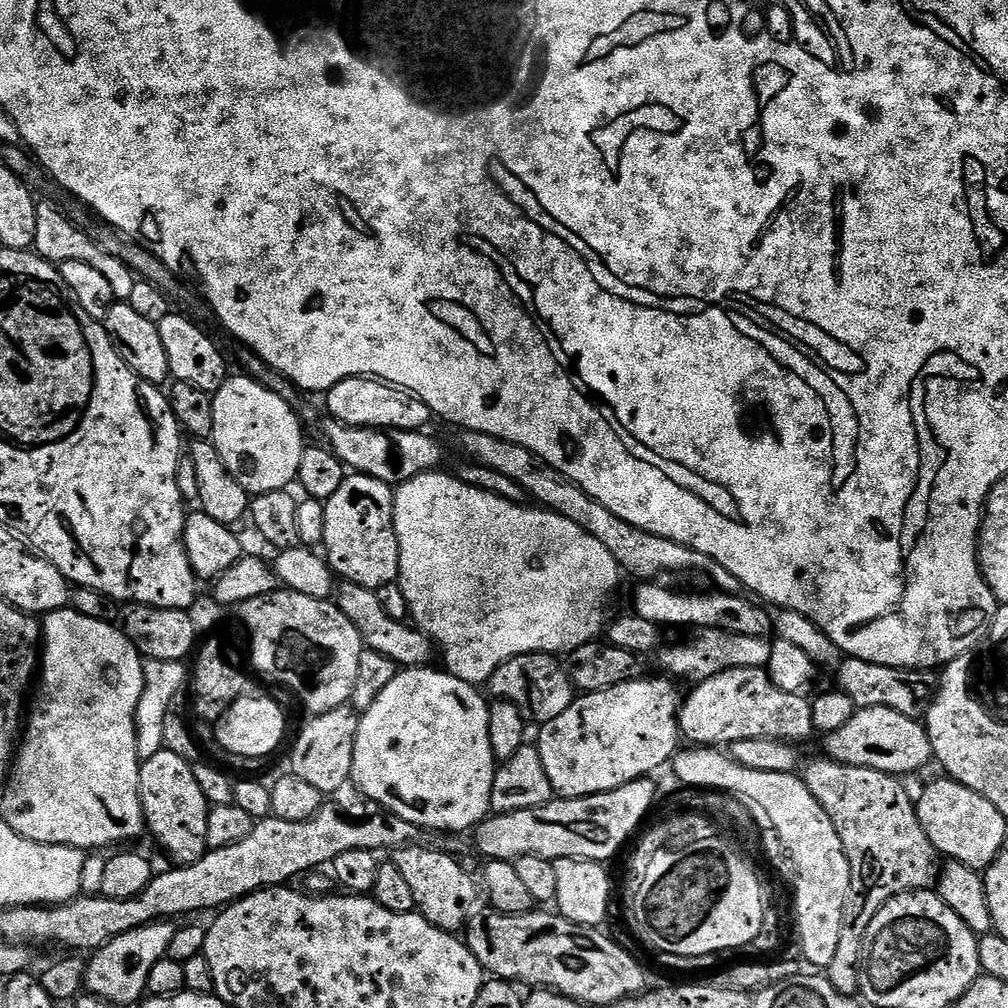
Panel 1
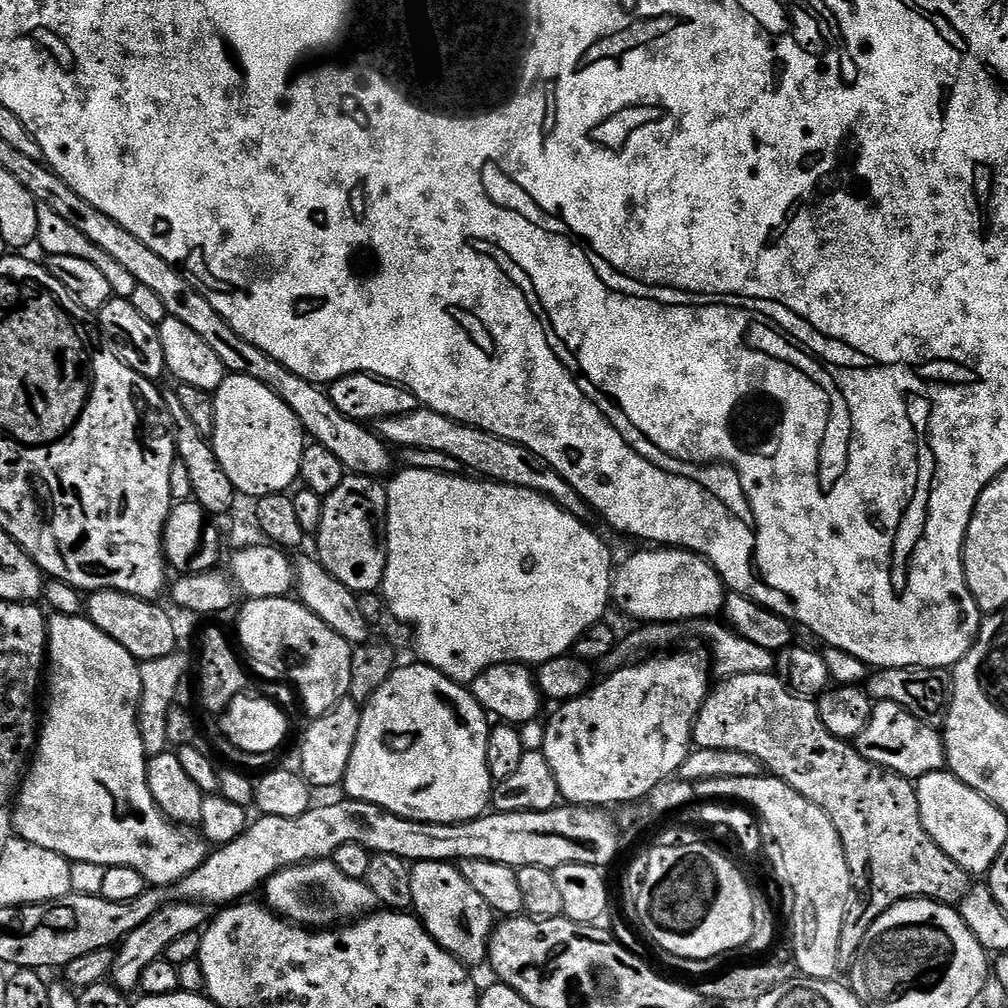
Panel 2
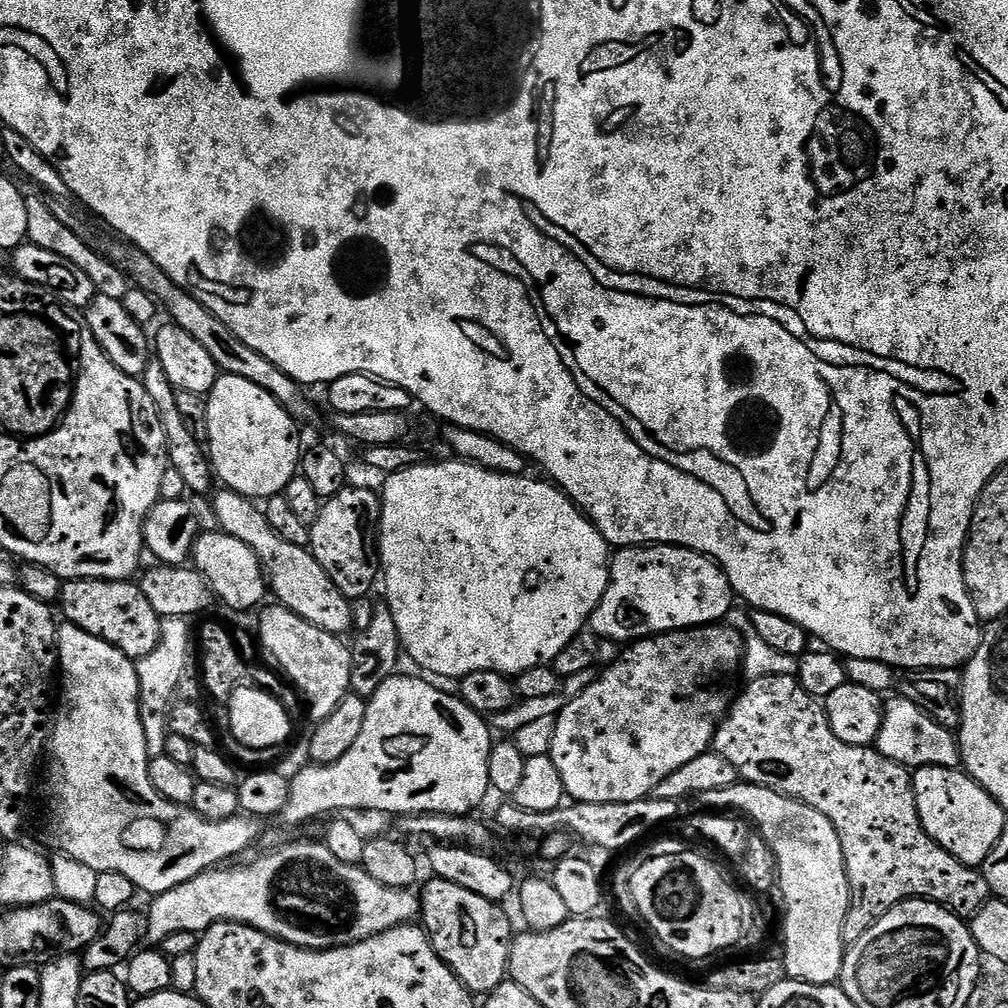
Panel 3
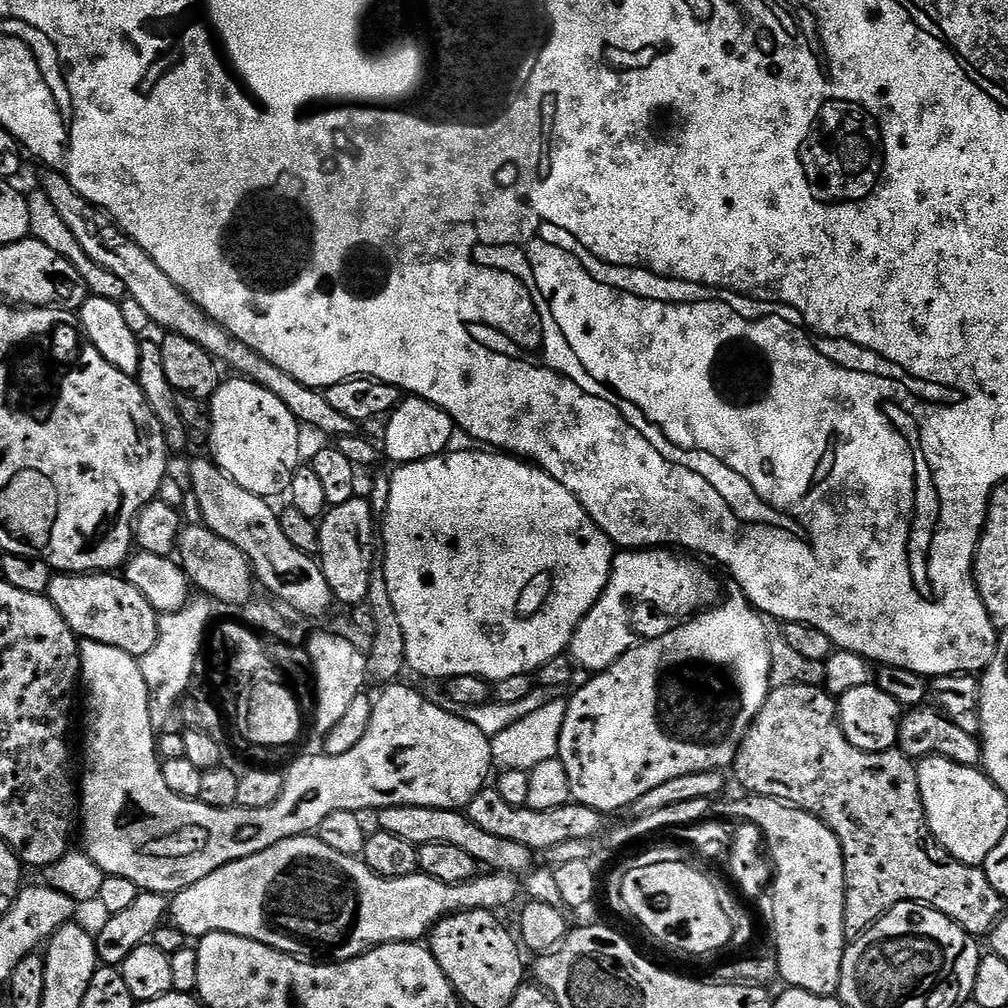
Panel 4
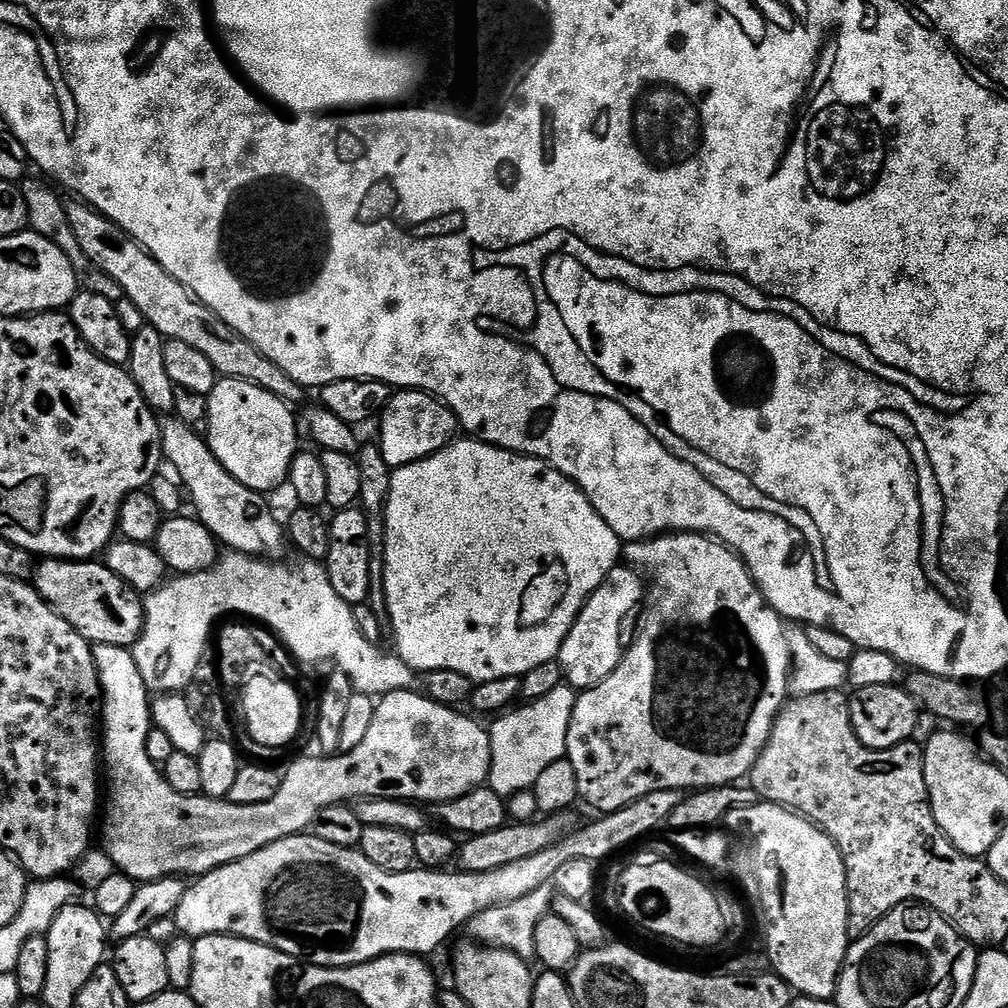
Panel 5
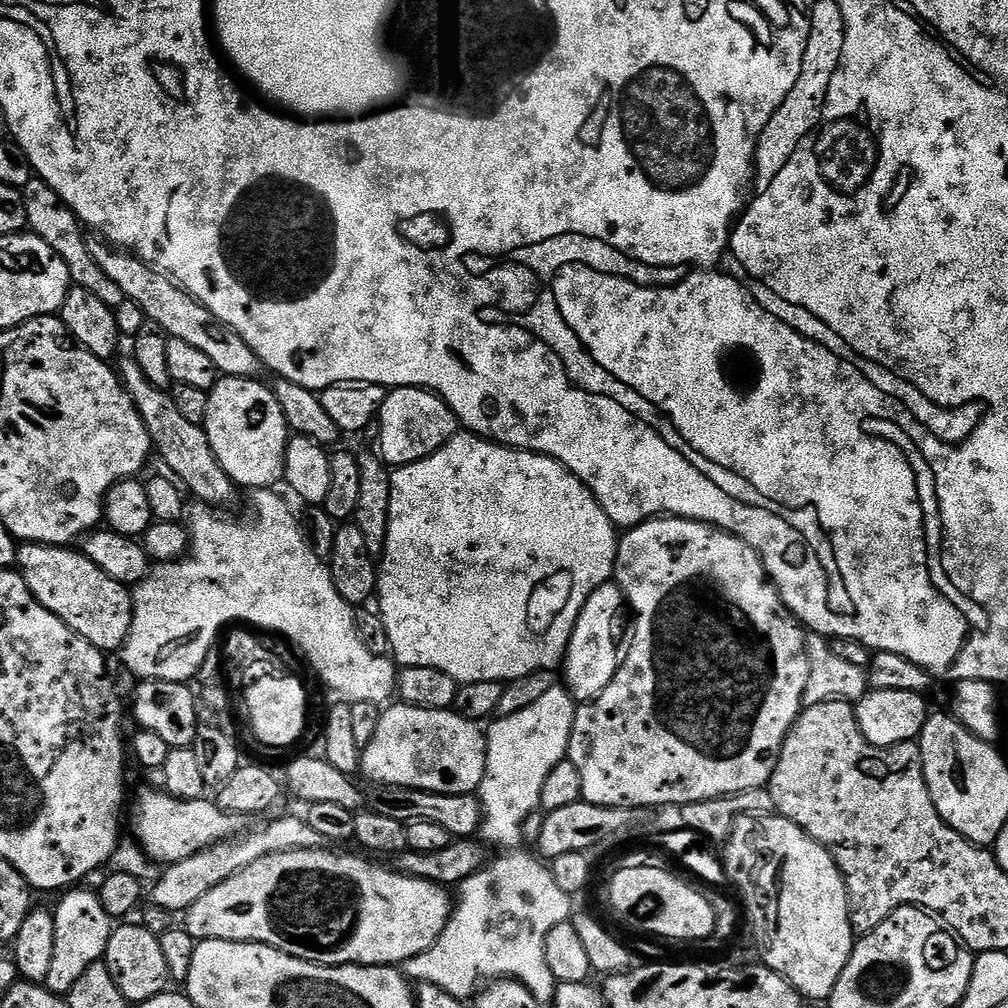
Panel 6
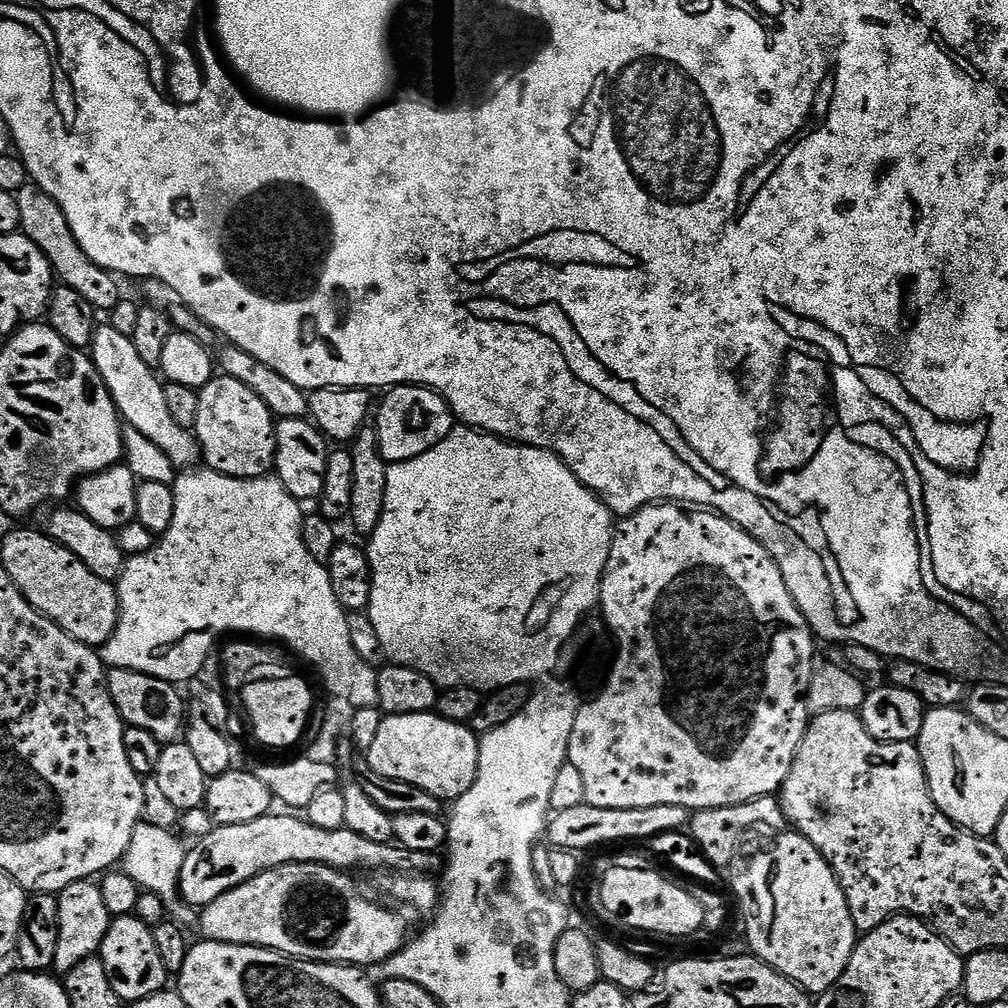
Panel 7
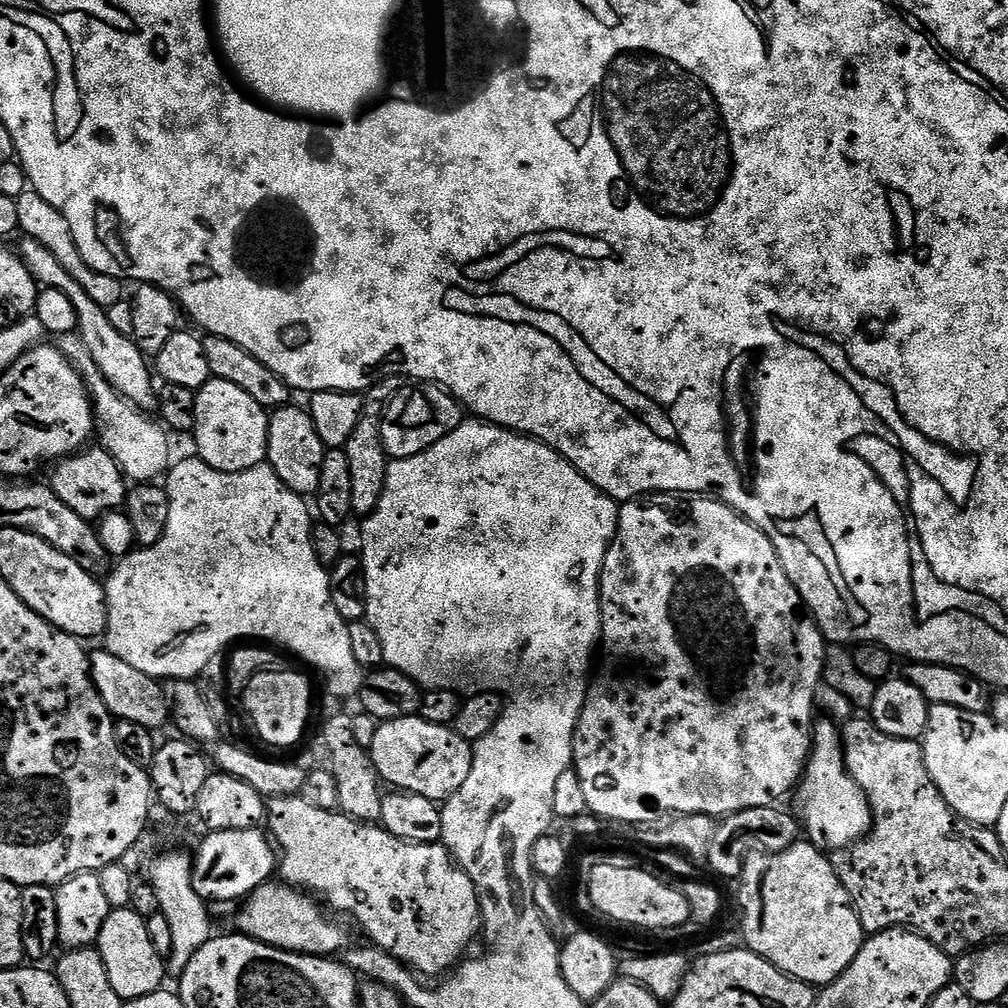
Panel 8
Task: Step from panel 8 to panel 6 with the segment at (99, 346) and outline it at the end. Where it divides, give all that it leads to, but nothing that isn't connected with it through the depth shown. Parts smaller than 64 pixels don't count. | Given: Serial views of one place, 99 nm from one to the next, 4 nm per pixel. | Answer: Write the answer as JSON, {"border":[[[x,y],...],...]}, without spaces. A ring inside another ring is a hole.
{"border":[[[127,359],[121,362],[120,368],[118,364],[118,375],[123,380],[124,388],[128,391],[134,406],[140,411],[142,422],[152,439],[153,449],[158,456],[160,452],[165,466],[169,468],[165,469],[189,493],[192,491],[200,499],[197,501],[201,505],[217,506],[216,504],[230,503],[235,498],[236,492],[238,493],[237,485],[233,484],[232,479],[224,473],[222,466],[216,460],[216,455],[203,427],[194,422],[186,422],[186,418],[182,418],[182,414],[178,414],[171,395],[165,389],[151,384],[146,378],[146,374],[142,374],[135,359]]]}

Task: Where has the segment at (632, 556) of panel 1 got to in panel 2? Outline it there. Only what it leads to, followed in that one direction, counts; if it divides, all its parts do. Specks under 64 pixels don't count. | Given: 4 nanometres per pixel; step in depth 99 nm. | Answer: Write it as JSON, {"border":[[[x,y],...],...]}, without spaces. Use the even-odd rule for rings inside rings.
{"border":[[[417,406],[412,412],[401,416],[385,416],[383,420],[375,421],[374,431],[385,444],[396,450],[417,448],[418,450],[438,450],[447,454],[460,464],[461,469],[475,474],[489,482],[509,484],[515,488],[525,488],[553,500],[560,508],[565,508],[572,516],[587,521],[590,509],[582,497],[534,450],[521,444],[510,442],[506,438],[498,438],[481,428],[458,422],[446,414],[438,414],[434,410]],[[469,468],[469,470],[468,470]],[[472,471],[472,472],[471,472]]]}

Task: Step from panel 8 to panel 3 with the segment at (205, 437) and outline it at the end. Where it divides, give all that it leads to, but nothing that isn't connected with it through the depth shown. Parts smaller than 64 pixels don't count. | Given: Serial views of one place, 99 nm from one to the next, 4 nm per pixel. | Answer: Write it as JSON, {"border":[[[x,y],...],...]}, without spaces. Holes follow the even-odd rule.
{"border":[[[221,374],[214,382],[212,391],[206,397],[208,401],[208,440],[206,451],[212,460],[212,471],[216,479],[227,491],[237,492],[249,498],[267,498],[283,493],[285,486],[298,474],[302,464],[302,447],[296,437],[297,421],[262,386],[246,382],[241,376]]]}

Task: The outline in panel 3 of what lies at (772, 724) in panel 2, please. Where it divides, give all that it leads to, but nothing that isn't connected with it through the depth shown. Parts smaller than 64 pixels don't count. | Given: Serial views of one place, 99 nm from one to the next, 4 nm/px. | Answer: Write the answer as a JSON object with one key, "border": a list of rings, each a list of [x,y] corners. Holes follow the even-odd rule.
{"border":[[[763,676],[757,680],[748,680],[745,685],[745,688],[743,685],[742,691],[733,699],[728,709],[728,715],[724,717],[724,721],[716,729],[716,736],[712,739],[712,748],[722,758],[726,758],[726,762],[730,762],[730,766],[734,766],[740,771],[741,781],[780,792],[792,800],[801,800],[806,806],[818,810],[832,823],[834,830],[840,835],[842,850],[844,851],[844,865],[846,866],[848,885],[850,886],[850,906],[846,914],[846,922],[842,926],[842,938],[845,945],[851,946],[854,942],[858,942],[858,938],[862,938],[862,934],[866,934],[866,930],[870,930],[870,926],[874,926],[874,922],[878,922],[880,917],[885,916],[891,908],[898,906],[904,900],[913,898],[932,900],[935,904],[941,904],[943,908],[961,918],[971,918],[975,916],[978,910],[982,910],[982,906],[990,899],[988,879],[984,877],[983,871],[963,864],[961,860],[954,858],[942,845],[934,842],[934,838],[930,838],[930,834],[926,834],[918,814],[916,795],[912,789],[912,772],[909,769],[898,762],[891,761],[888,757],[884,757],[875,747],[855,748],[846,742],[842,742],[842,738],[838,738],[838,734],[834,734],[834,730],[830,730],[830,718],[826,714],[823,703],[817,697],[811,696],[800,685],[800,681],[796,676]]]}

